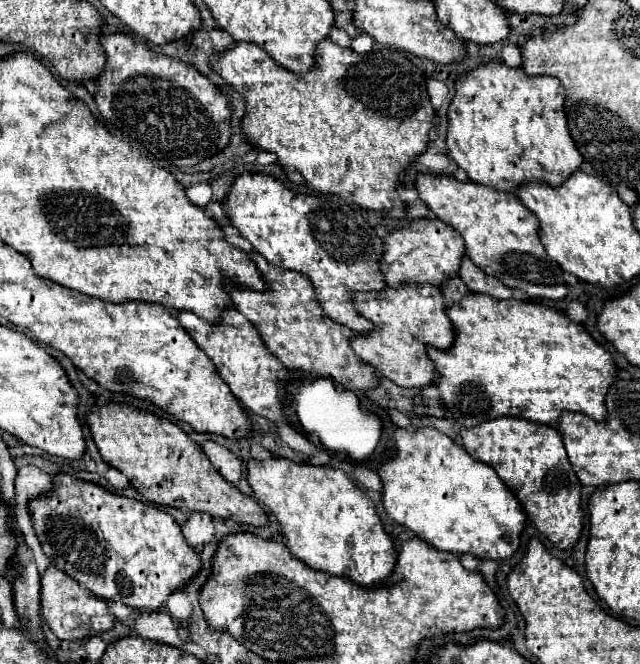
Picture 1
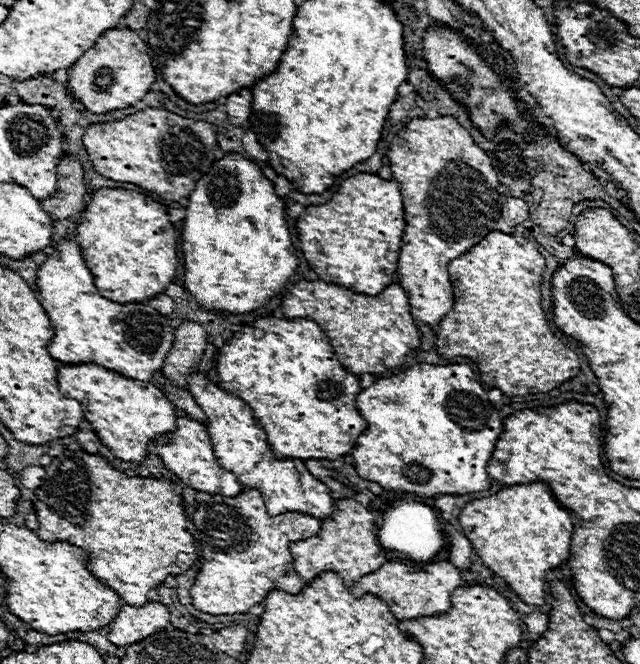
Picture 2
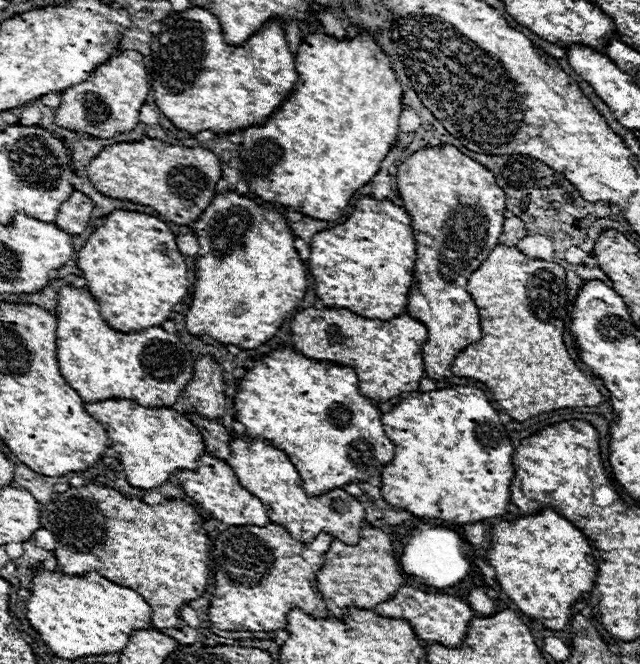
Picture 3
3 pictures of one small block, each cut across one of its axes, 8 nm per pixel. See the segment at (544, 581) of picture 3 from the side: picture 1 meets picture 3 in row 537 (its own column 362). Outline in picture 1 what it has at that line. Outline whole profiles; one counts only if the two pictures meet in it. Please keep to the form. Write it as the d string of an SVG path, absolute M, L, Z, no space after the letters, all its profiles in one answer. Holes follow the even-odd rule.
M272 456L268 460L248 460L246 480L252 486L258 504L266 506L276 516L290 552L314 570L322 570L332 576L350 576L352 582L372 586L382 582L382 578L386 578L394 568L392 536L384 532L372 500L346 476L346 472L330 466L296 464L288 458Z

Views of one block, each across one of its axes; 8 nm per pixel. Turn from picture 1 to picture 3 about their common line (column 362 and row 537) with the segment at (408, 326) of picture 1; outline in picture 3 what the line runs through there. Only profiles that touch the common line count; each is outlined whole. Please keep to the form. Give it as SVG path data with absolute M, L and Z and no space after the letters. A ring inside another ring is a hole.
M230 438L230 450L232 456L228 464L232 466L234 474L238 474L242 486L246 486L246 490L266 502L270 520L278 526L284 526L294 540L308 544L320 532L326 532L344 544L358 544L362 526L366 524L366 510L354 496L346 494L340 488L330 490L322 496L308 496L302 488L302 480L294 464L284 452L276 450L266 440L248 438L246 442L242 438Z

